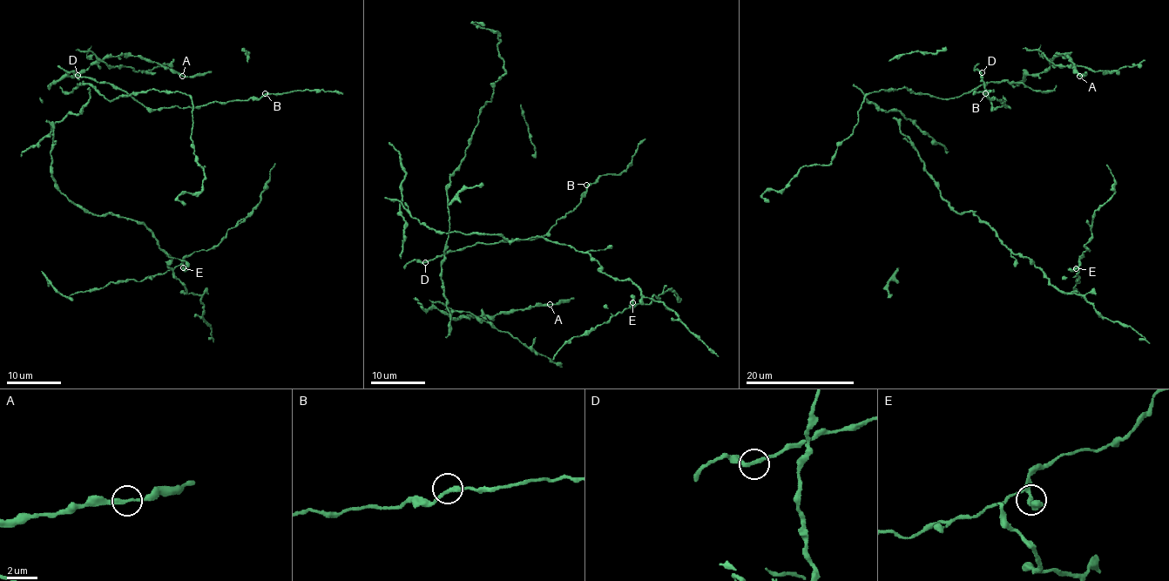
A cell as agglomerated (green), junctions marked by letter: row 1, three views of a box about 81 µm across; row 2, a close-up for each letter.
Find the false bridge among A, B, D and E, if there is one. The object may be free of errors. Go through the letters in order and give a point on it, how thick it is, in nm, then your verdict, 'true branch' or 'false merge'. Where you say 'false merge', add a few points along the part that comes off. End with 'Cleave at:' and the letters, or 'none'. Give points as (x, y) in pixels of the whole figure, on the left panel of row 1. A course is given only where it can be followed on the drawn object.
A: at (182, 76); 260 nm thick; true branch
B: at (265, 93); 260 nm thick; true branch
D: at (77, 75); 240 nm thick; true branch
E: at (183, 267); 240 nm thick; true branch
Cleave at: none

